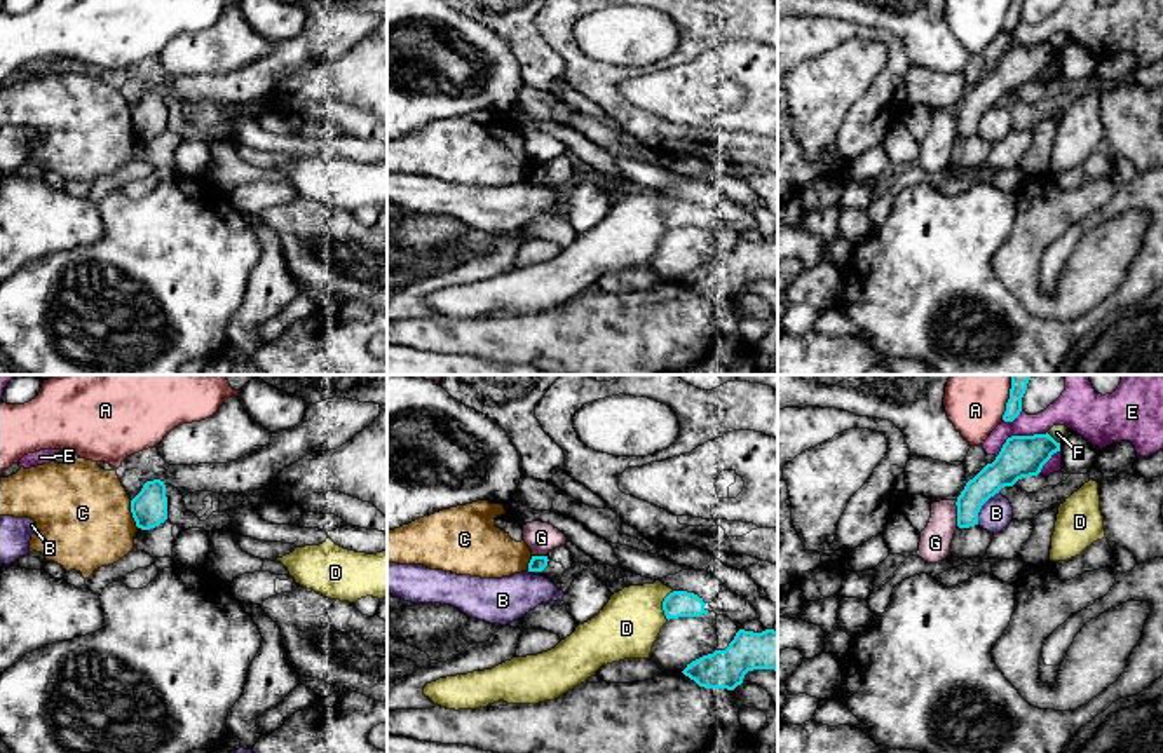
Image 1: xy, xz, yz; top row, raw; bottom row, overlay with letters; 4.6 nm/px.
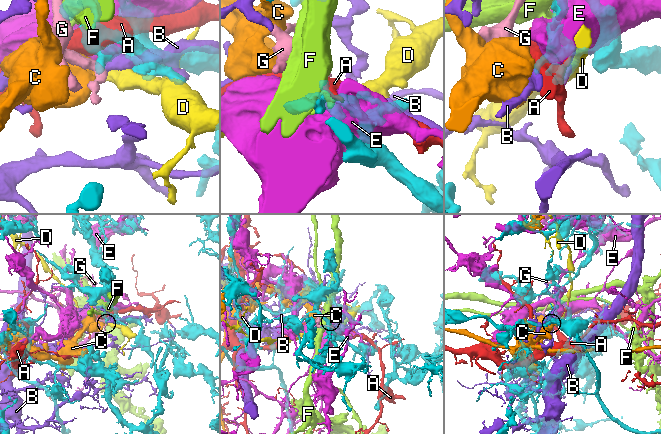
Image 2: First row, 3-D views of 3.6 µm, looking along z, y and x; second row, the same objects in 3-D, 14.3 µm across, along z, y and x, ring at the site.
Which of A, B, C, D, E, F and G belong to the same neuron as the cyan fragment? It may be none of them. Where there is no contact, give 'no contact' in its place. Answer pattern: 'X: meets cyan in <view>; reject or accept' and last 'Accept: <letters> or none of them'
A: meets cyan in yz; reject
B: meets cyan in yz; reject
C: meets cyan in xy; reject
D: meets cyan in xz; reject
E: meets cyan in yz; reject
F: meets cyan in yz; reject
G: meets cyan in yz; reject
Accept: none of them

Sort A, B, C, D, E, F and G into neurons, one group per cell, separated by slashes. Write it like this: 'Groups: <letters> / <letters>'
Groups: A / B / C / D / E / F / G

